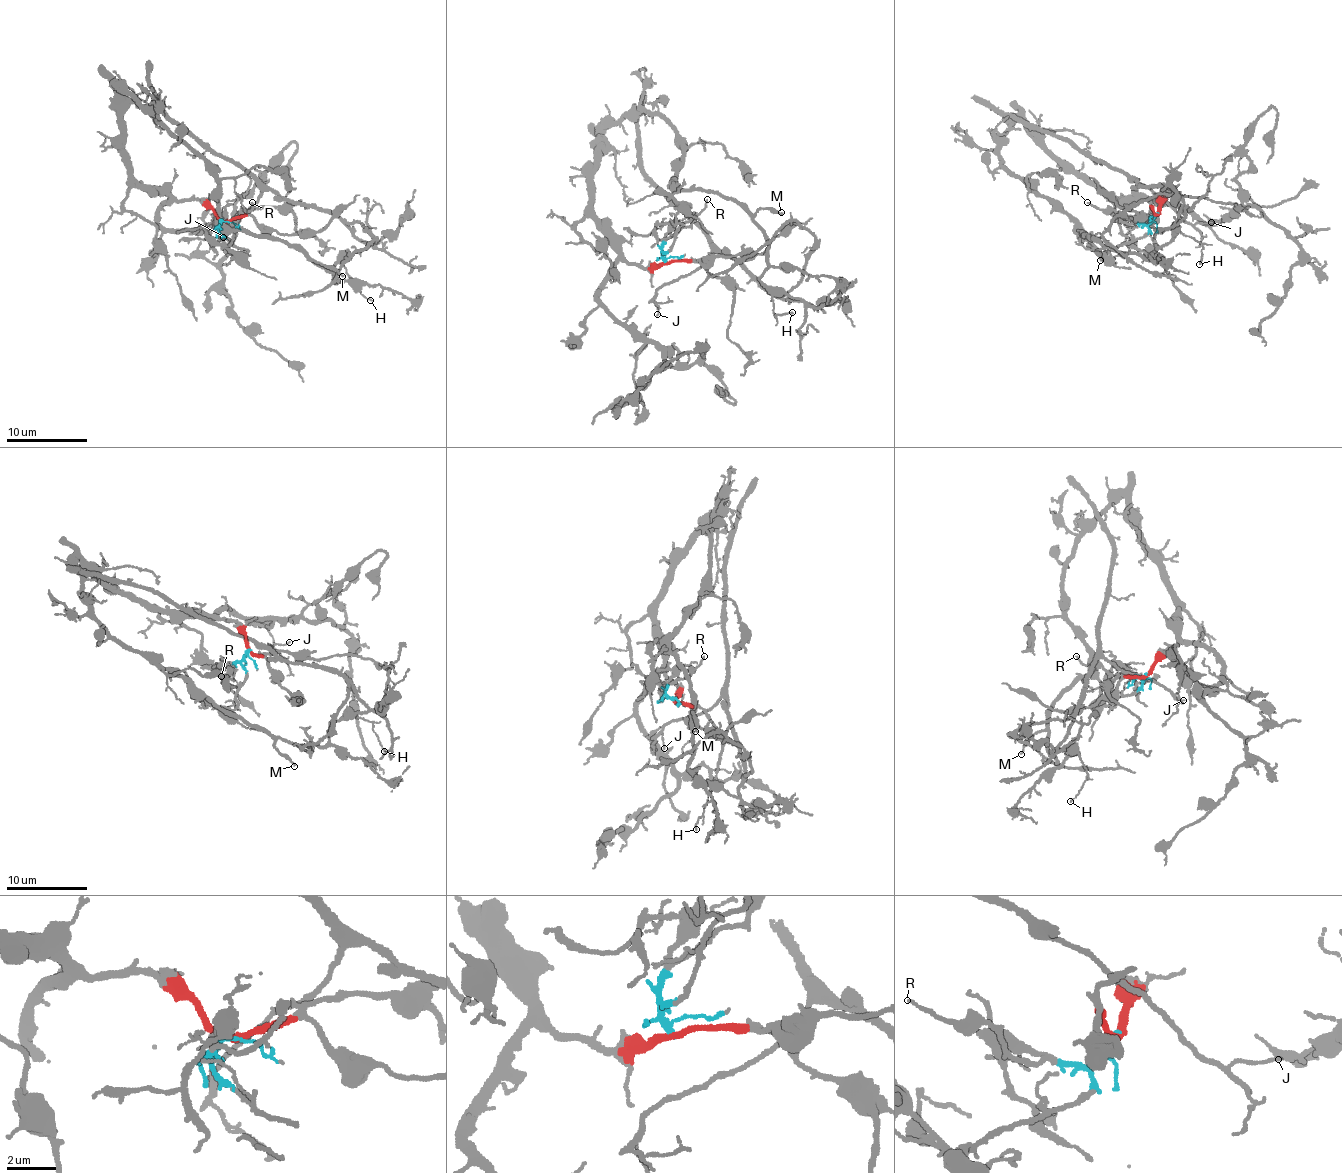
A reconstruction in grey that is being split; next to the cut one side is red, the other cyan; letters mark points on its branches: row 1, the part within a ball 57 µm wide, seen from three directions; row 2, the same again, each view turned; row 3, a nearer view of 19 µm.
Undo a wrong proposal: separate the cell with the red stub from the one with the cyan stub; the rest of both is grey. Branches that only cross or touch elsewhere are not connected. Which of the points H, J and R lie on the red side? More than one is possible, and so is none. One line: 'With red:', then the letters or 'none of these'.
With red: H, J

